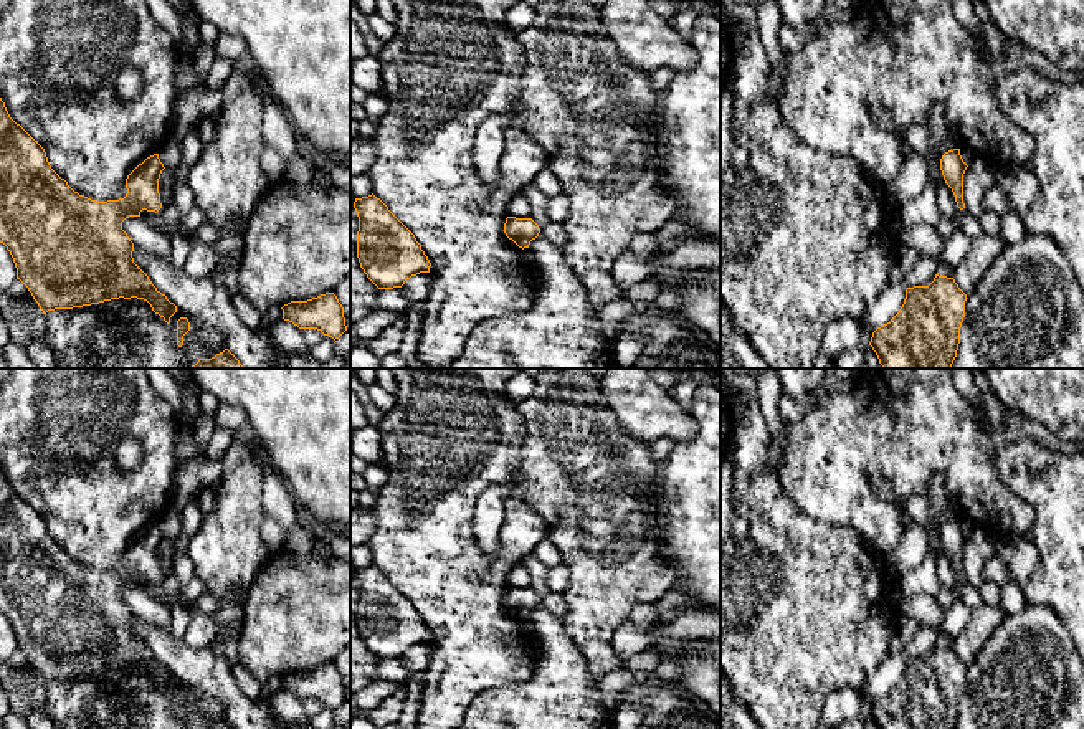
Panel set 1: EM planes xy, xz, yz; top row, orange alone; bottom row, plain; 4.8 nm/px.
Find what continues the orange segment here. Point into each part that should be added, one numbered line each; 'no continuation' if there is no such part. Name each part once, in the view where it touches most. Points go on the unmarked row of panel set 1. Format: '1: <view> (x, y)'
no continuation

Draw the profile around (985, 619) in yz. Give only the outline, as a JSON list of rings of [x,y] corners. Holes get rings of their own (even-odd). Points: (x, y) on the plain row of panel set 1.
[[[982,603],[972,610],[972,618],[953,641],[955,653],[967,666],[975,660],[975,655],[982,650],[1005,617],[1006,613],[1000,605],[990,607]]]

